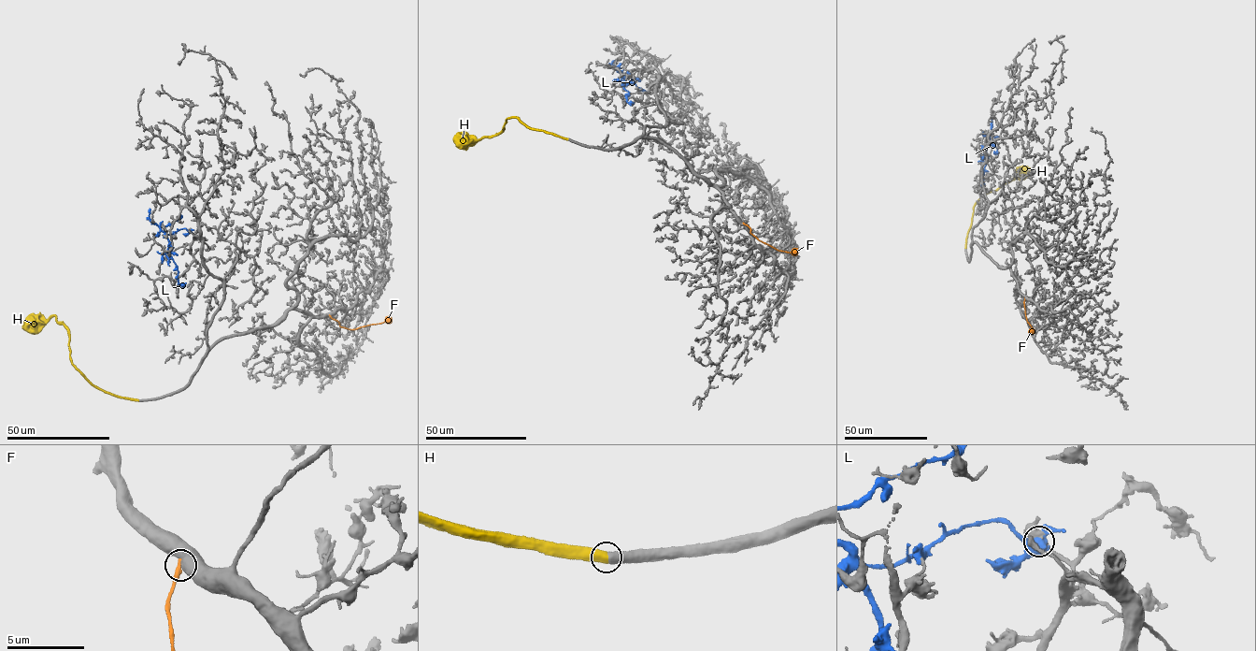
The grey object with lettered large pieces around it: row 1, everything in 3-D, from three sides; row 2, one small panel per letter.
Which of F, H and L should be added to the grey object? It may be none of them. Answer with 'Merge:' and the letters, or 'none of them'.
Merge: H

